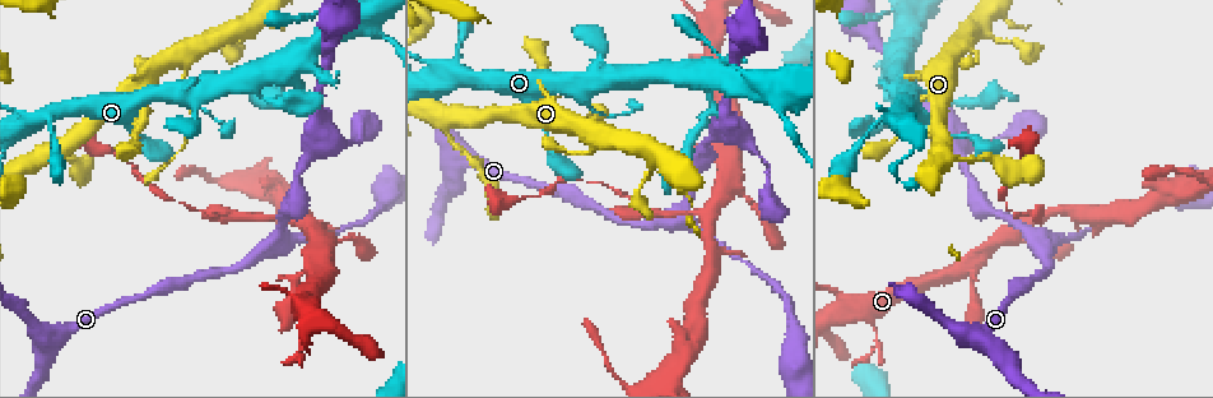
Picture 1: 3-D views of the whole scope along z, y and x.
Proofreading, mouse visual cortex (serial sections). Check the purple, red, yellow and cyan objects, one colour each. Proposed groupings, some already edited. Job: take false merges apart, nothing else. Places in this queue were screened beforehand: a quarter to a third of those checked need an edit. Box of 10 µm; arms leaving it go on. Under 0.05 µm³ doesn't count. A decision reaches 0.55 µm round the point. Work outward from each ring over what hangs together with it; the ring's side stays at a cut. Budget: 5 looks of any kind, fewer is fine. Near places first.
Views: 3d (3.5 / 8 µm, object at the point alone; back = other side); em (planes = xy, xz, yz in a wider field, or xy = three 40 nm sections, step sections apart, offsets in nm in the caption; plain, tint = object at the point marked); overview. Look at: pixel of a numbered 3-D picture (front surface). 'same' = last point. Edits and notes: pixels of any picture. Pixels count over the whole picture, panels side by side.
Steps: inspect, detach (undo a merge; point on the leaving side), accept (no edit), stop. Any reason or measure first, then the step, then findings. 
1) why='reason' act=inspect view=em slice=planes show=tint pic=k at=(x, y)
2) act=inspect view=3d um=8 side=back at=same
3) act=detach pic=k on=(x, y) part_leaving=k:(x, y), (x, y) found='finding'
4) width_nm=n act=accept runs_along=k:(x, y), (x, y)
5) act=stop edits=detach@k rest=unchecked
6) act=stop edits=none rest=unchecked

why='abrupt turn' act=inspect view=3d um=3.5 pic=1 at=(292, 77)

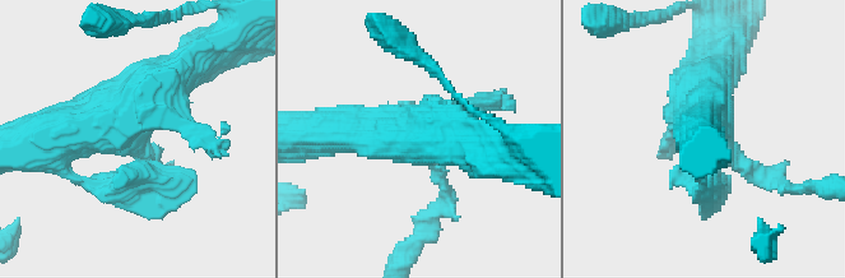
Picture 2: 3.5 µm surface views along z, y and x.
act=inspect view=em slice=xy step=5 show=tint pic=2 at=(133, 139)

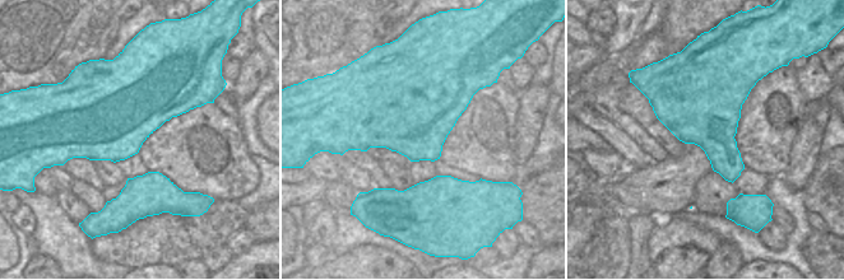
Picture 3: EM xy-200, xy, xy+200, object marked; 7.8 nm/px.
act=detach pic=2 on=(430, 213) part_leaving=2:(440, 171), (447, 203), (400, 259) found='a second cell is stuck on'

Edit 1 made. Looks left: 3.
why='a narrow waist' act=inspect view=3d um=8 pic=1 at=(595, 117)

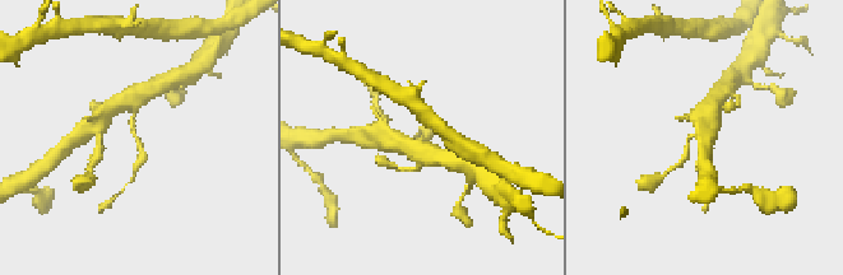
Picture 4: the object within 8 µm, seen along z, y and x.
arm_widths_nm=200,250 why='now the EM' act=inspect view=em slice=xy step=3 show=tint at=same

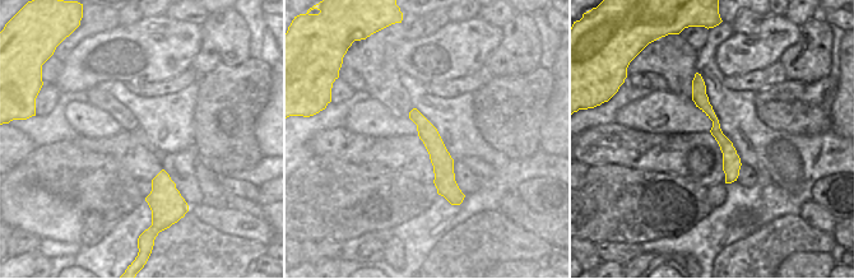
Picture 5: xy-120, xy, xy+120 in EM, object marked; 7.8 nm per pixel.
act=accept runs_along=4:(716, 99), (717, 120), (700, 166) found='one cell here'

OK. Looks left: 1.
act=stop edits=detach@2 rest=unchecked

